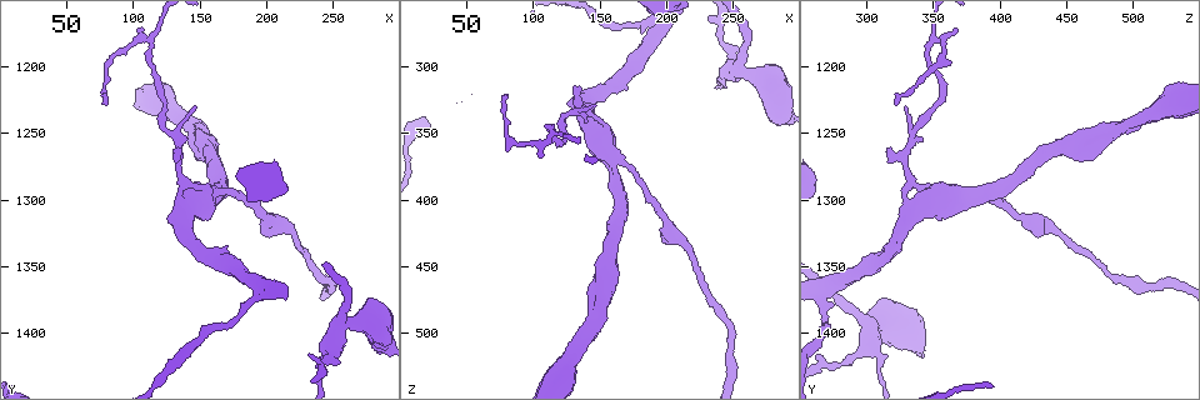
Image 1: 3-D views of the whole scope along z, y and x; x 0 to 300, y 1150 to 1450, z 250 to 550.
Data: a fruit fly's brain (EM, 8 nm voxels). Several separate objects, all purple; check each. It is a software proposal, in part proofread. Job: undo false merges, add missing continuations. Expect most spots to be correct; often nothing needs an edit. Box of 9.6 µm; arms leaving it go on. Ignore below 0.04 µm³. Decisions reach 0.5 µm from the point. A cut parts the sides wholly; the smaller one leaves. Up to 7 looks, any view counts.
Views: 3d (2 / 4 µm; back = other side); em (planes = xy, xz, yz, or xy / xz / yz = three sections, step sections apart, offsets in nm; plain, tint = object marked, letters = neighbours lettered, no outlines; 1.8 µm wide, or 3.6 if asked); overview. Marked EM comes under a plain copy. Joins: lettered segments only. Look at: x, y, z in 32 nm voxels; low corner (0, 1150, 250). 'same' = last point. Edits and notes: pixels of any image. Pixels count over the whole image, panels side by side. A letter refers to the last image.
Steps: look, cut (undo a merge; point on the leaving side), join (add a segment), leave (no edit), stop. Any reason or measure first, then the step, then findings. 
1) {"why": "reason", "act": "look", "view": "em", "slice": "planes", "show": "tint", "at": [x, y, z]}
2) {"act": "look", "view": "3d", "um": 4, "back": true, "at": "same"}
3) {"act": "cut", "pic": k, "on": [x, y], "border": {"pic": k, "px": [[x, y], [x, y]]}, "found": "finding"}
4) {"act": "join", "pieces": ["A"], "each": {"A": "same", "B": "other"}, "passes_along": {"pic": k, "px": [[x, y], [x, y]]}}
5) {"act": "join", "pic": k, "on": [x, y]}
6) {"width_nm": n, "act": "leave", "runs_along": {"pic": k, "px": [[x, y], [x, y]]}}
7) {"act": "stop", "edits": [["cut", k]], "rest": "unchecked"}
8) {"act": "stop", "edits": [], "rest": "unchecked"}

{"why": "sharp bend", "act": "look", "view": "3d", "um": 2, "at": [112, 1182, 350]}

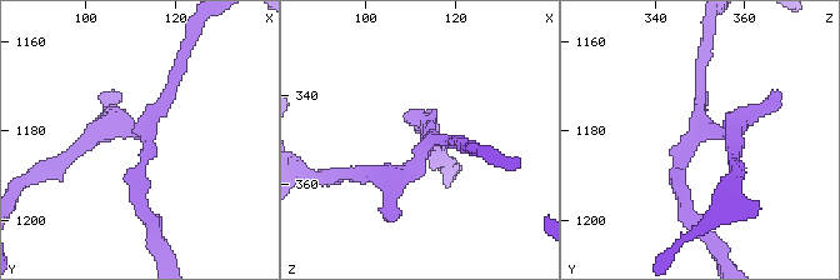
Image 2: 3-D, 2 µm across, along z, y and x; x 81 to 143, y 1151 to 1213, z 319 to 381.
{"why": "now the EM", "act": "look", "view": "em", "slice": "planes", "show": "letters", "at": [113, 1182, 349]}

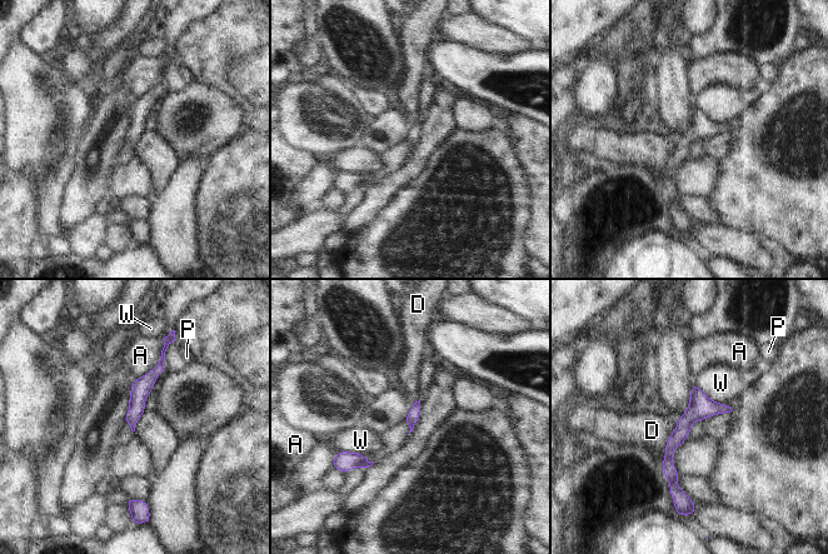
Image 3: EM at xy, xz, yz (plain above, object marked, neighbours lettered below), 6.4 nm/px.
{"longest_contact_nm": ["A", 320], "act": "leave", "each": {"A": "other", "D": "other", "P": "other", "W": "other"}, "border": {"pic": 3, "px": [[677, 420], [677, 425], [664, 447]]}, "found": "continuous, no second cell"}

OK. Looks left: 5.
{"why": "thin arm on a thick one", "act": "look", "view": "3d", "um": 2, "at": [162, 1300, 380]}

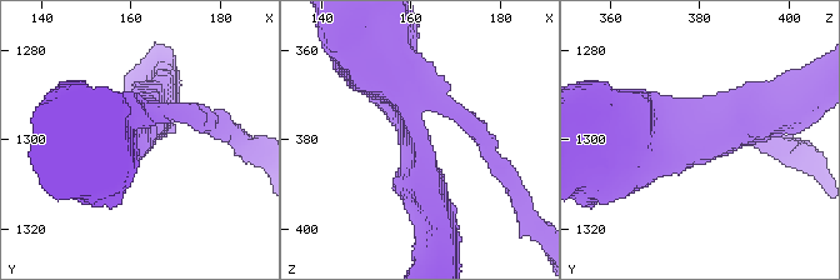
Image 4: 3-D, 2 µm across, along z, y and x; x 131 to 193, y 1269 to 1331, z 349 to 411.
{"arms": 3, "arm_widths_nm": [160, 300, 500], "act": "look", "view": "em", "slice": "planes", "show": "letters", "at": [161, 1301, 380]}

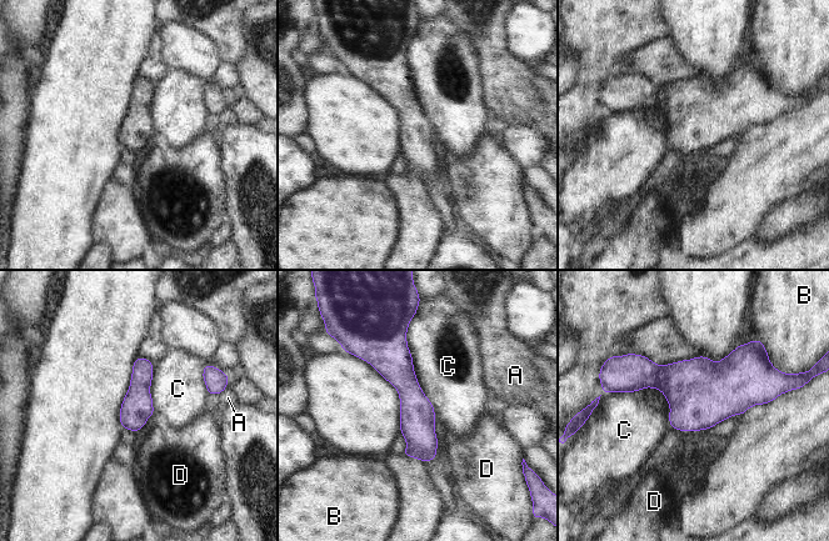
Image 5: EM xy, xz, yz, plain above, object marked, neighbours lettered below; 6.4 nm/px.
{"act": "leave", "each": {"A": "other", "B": "other", "C": "other", "D": "other"}, "found": "continuous, no second cell"}

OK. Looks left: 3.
{"why": "four arms meet", "act": "look", "view": "em", "slice": "planes", "show": "letters", "at": [258, 1394, 302]}

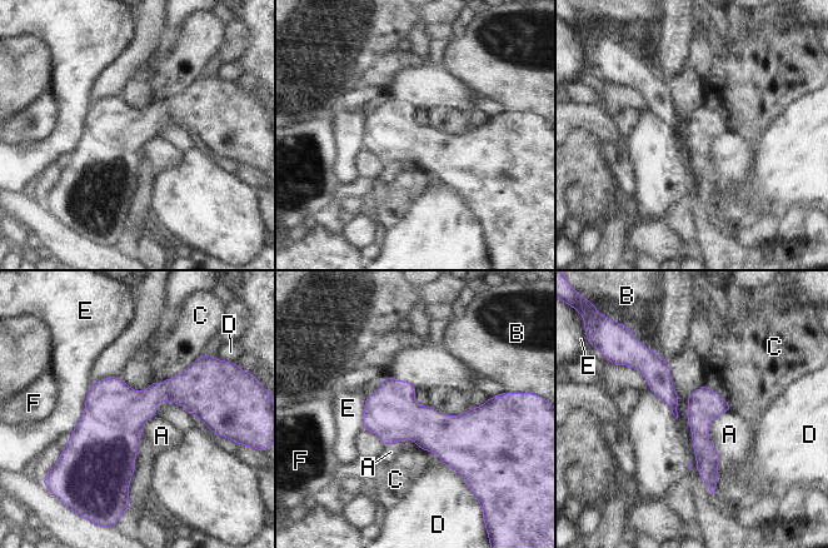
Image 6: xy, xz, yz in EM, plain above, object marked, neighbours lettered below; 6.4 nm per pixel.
{"width_nm": 220, "act": "leave", "each": {"A": "other", "B": "other", "C": "other", "D": "other", "E": "other", "F": "other"}, "runs_along": {"pic": 6, "px": [[702, 389], [702, 447], [712, 483]]}, "found": "one cell here"}

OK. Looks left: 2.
{"act": "stop", "edits": [], "rest": "unchecked"}

